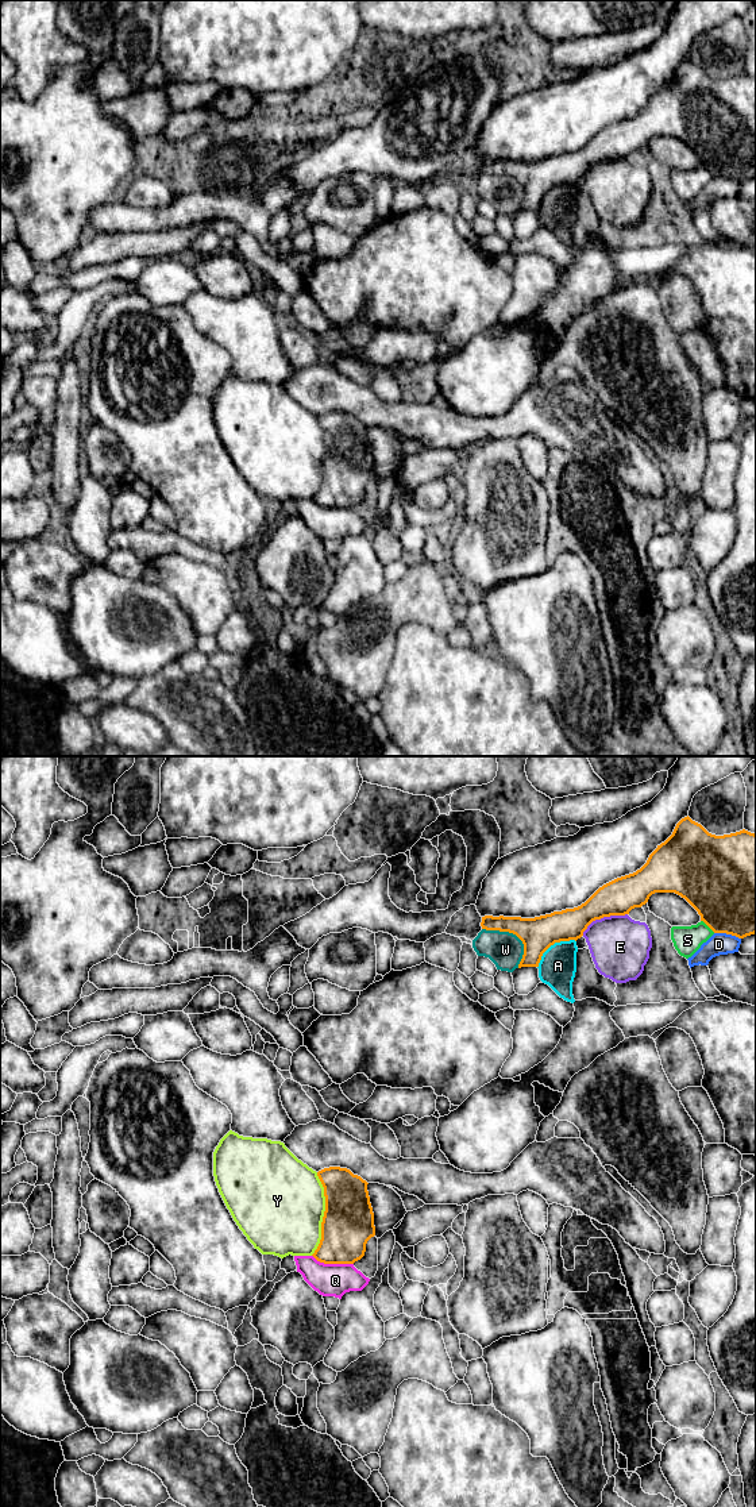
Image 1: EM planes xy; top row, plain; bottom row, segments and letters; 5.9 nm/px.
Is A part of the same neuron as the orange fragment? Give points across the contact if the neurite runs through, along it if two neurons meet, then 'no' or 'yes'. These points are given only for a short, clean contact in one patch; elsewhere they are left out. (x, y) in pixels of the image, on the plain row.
along xy (575, 184), (555, 185), (543, 197), (537, 211) | no

